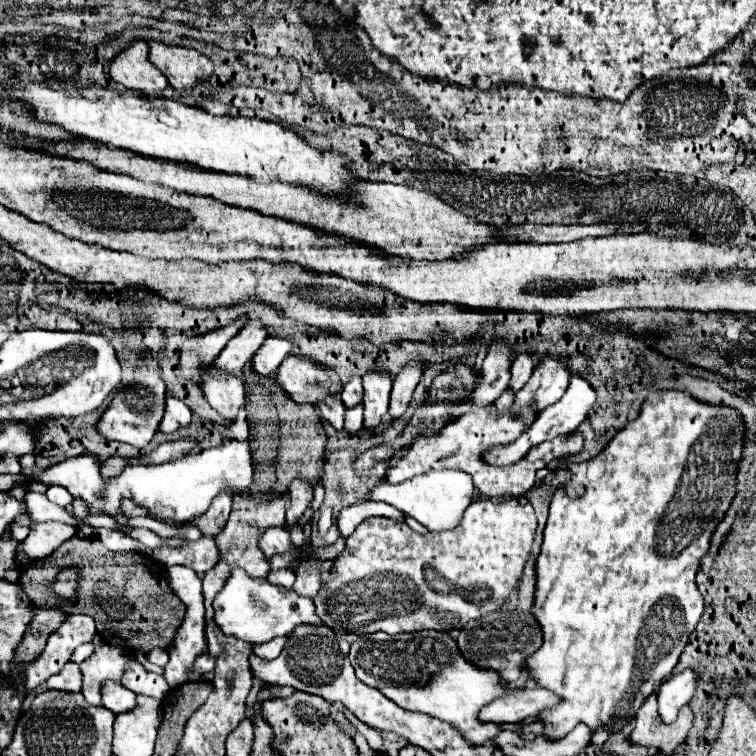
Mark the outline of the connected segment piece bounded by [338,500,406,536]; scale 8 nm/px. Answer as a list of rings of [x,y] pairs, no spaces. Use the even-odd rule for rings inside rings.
[[[368,500],[362,504],[354,504],[350,508],[344,508],[338,516],[338,526],[340,526],[340,534],[342,536],[350,536],[354,532],[354,528],[370,518],[370,516],[390,516],[396,520],[406,520],[404,512],[400,512],[398,508],[394,508],[392,504],[386,502],[376,502],[376,500]]]

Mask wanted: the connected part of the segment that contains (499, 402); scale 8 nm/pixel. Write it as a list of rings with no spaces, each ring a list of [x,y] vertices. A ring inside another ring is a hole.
[[[505,389],[494,403],[498,412],[509,410],[514,402],[514,397],[515,395],[510,389]]]

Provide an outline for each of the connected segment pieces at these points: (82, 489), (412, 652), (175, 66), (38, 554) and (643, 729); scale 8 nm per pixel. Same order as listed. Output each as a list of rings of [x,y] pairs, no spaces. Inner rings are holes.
[[[226,440],[220,446],[206,448],[198,454],[190,454],[190,456],[178,458],[174,462],[158,464],[158,466],[128,466],[116,478],[102,478],[100,462],[102,460],[96,460],[92,456],[68,458],[64,462],[54,464],[52,468],[48,468],[44,472],[34,474],[34,480],[48,484],[48,486],[50,484],[64,486],[74,498],[86,500],[90,504],[92,512],[114,516],[118,520],[118,524],[124,526],[126,516],[122,514],[122,508],[120,508],[122,498],[130,498],[136,504],[142,504],[156,518],[188,522],[194,516],[204,514],[208,510],[212,498],[218,492],[222,492],[222,490],[244,492],[250,486],[252,476],[254,476],[254,464],[252,464],[248,440],[246,442]],[[182,490],[184,490],[184,496],[182,496]]]
[[[426,630],[398,636],[376,632],[360,636],[350,648],[350,662],[364,684],[378,688],[400,708],[422,712],[450,724],[474,746],[492,742],[502,732],[502,724],[482,722],[478,720],[478,712],[490,700],[512,692],[512,688],[502,682],[498,672],[466,662],[462,652],[458,652],[456,640],[446,632]]]
[[[148,40],[148,44],[150,62],[168,78],[170,86],[178,90],[192,88],[196,82],[206,80],[214,72],[210,58],[194,48],[170,46],[156,40]]]
[[[30,520],[30,533],[28,538],[24,540],[22,550],[26,552],[26,556],[30,556],[32,560],[42,560],[46,556],[50,556],[52,552],[57,550],[66,540],[72,538],[76,534],[74,526],[62,524],[62,522],[44,522],[44,524],[34,524]]]
[[[650,696],[650,700],[638,710],[630,738],[636,744],[656,748],[662,754],[670,754],[678,744],[686,740],[692,724],[694,724],[694,714],[690,704],[682,706],[674,724],[662,724],[662,720],[658,720],[658,698]]]

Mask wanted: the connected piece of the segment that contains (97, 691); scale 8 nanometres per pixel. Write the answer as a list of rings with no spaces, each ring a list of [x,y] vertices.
[[[110,644],[98,648],[88,660],[84,660],[80,668],[84,676],[82,694],[86,702],[94,706],[102,706],[102,684],[106,680],[114,680],[120,684],[122,672],[126,672],[128,662],[130,662],[128,650]]]

